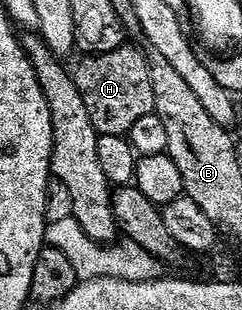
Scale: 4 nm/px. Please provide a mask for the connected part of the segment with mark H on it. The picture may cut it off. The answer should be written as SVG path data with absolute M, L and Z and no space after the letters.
M132 45L113 49L113 53L89 55L80 58L79 68L74 68L75 84L81 89L85 109L89 109L89 121L99 136L130 136L133 125L141 117L155 114L155 94L151 76L151 60L146 50L138 51Z

